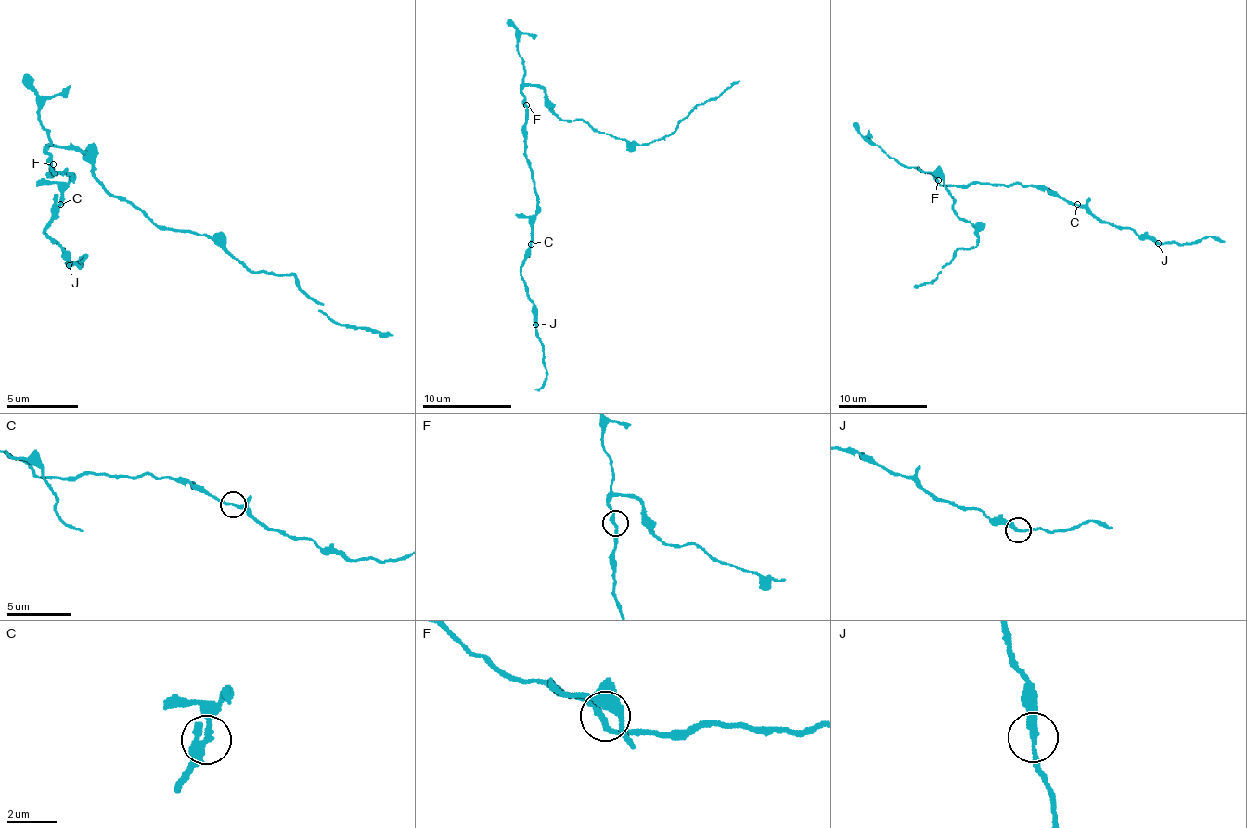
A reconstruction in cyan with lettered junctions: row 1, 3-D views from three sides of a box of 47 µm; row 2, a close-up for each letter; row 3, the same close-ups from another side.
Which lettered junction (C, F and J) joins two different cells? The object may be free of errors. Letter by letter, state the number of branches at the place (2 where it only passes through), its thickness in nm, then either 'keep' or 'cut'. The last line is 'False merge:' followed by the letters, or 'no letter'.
C: 2 branches meet; 240 nm thick; keep
F: 2 branches meet; 240 nm thick; keep
J: 2 branches meet; 280 nm thick; keep
False merge: no letter

